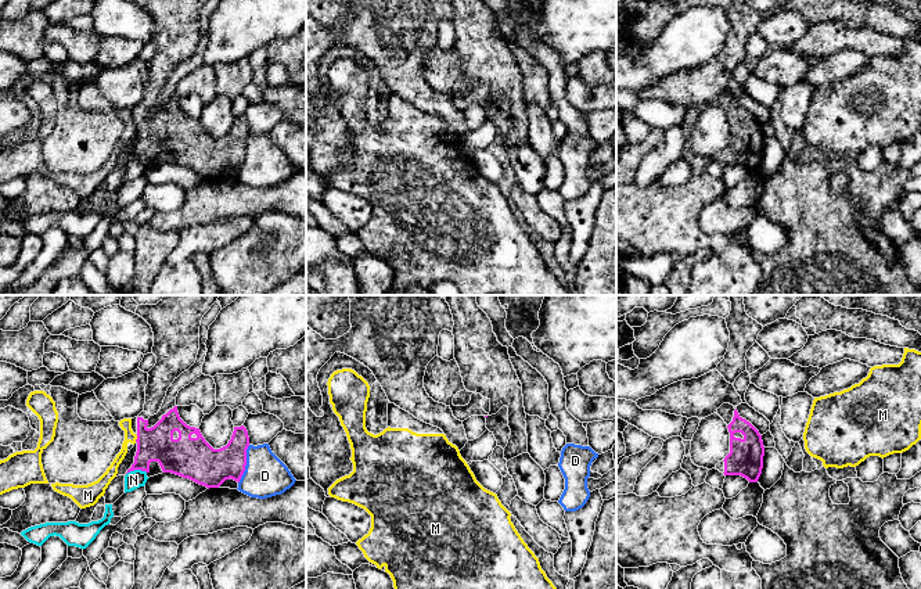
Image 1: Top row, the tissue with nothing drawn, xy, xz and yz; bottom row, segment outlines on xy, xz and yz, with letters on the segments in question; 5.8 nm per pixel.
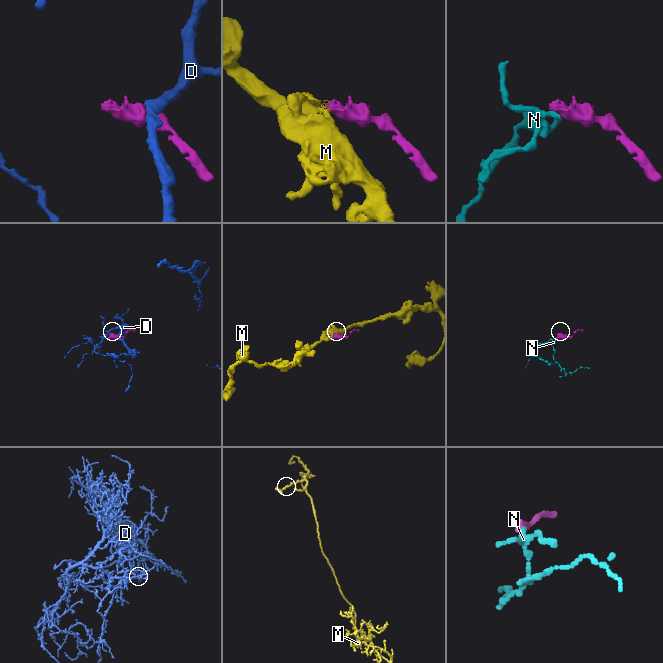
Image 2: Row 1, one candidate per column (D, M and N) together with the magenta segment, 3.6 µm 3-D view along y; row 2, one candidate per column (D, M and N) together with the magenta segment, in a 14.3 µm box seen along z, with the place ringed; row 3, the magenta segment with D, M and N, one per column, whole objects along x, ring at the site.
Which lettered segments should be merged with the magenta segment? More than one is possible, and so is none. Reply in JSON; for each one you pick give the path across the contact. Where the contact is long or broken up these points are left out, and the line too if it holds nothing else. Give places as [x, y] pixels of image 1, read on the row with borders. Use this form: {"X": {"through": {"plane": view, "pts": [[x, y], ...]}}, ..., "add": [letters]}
{"add": []}

